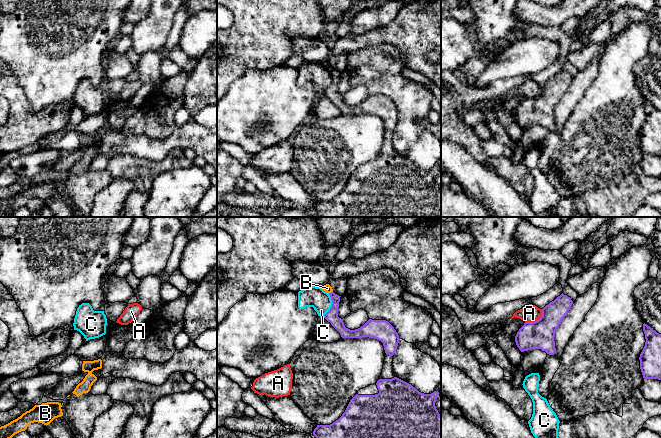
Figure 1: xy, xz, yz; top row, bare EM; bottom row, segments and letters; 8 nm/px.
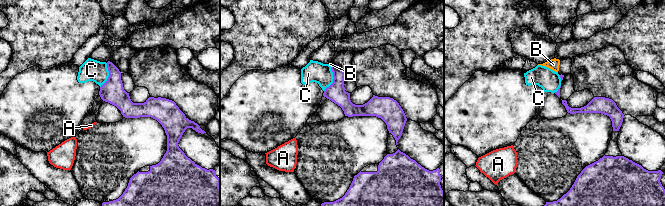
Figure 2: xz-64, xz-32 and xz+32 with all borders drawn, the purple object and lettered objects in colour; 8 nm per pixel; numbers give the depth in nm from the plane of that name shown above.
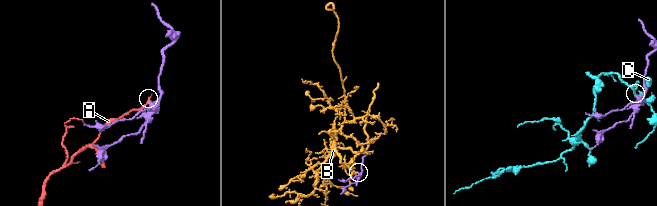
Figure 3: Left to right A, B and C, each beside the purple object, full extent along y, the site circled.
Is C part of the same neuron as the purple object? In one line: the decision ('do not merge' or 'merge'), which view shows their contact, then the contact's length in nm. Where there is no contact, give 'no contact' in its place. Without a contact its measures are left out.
do not merge; contact in xz; length 190 nm

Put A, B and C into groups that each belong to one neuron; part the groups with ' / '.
A B / C

